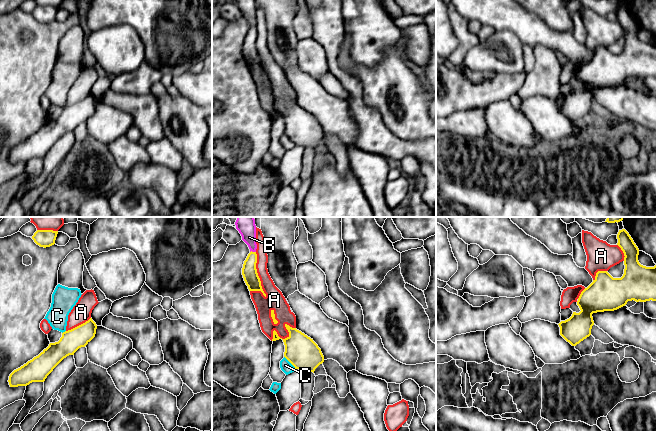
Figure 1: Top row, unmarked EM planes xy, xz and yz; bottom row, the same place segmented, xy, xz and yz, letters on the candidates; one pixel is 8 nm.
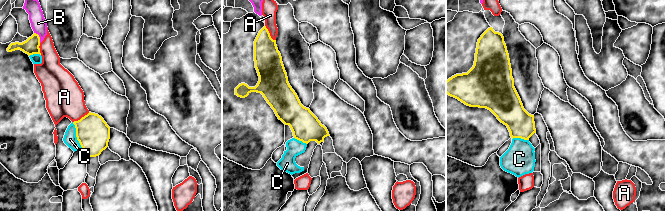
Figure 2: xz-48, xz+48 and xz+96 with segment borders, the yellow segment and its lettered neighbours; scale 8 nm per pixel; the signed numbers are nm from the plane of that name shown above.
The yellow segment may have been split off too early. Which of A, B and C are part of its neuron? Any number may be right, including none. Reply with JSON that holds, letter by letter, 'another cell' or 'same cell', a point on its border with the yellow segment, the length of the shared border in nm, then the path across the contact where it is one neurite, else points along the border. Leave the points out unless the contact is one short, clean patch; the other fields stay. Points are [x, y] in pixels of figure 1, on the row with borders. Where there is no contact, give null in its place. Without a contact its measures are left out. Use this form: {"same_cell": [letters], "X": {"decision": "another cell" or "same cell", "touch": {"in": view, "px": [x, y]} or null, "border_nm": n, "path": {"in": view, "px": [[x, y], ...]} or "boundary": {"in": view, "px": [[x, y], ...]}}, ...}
{"same_cell": [], "A": {"decision": "another cell", "touch": {"in": "xz", "px": [257, 275]}, "border_nm": 380}, "B": {"decision": "another cell", "touch": {"in": "xz", "px": [251, 251]}, "border_nm": 50, "boundary": {"in": "xz", "px": [[255, 251], [250, 252]]}}, "C": {"decision": "another cell", "touch": {"in": "xz", "px": [290, 362]}, "border_nm": 140}}

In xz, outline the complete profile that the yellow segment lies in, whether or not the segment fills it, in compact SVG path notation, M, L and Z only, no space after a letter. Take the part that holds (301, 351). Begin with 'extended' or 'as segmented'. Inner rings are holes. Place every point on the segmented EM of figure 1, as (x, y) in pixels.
as segmented; M285 324L289 336L282 339L285 345L284 357L295 367L304 372L313 372L324 362L324 356L318 345L296 328Z

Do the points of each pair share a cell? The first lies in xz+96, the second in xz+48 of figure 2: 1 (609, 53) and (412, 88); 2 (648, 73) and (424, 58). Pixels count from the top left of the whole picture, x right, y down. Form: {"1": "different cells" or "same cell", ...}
{"1": "different cells", "2": "different cells"}

